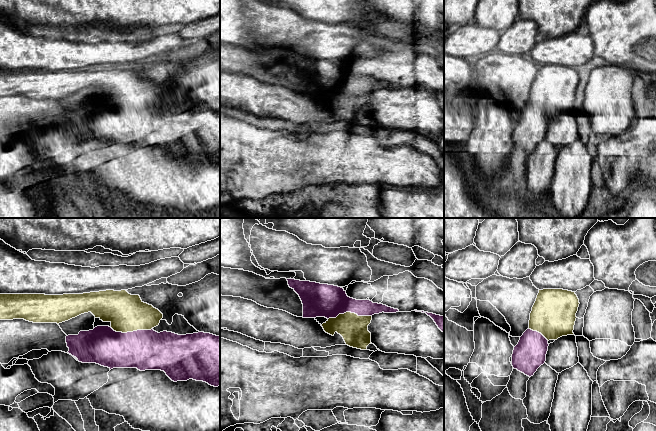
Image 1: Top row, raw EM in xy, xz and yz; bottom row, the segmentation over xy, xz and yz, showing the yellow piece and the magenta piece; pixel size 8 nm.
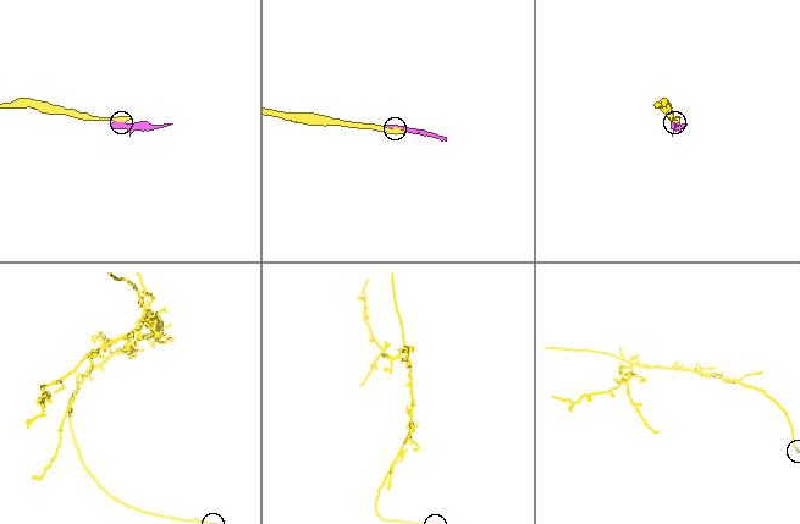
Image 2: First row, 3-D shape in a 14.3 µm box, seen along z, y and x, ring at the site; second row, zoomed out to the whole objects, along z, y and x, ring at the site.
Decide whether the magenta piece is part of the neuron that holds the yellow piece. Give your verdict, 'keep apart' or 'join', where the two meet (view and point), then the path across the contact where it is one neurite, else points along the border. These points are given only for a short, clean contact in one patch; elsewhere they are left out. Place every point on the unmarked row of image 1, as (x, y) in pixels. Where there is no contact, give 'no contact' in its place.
keep apart; contact xz (349, 88); border xz (371, 91), (357, 91), (344, 88), (328, 95)

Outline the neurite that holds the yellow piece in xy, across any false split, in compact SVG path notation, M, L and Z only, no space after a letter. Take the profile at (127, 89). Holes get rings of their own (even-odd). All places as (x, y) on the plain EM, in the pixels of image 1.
M106 66L83 70L0 70L0 96L24 95L33 99L62 99L81 90L91 88L95 94L110 98L116 108L151 106L160 109L172 108L178 111L198 109L182 91L175 90L171 101L163 96L163 90L152 81L144 79L139 71L131 71L126 66Z

